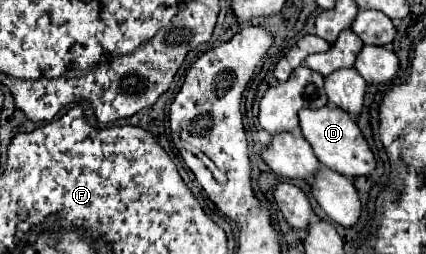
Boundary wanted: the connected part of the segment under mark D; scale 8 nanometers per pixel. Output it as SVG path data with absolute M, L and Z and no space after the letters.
M325 105L321 109L301 109L299 125L301 125L303 137L309 141L317 159L325 167L329 167L341 175L347 175L347 177L369 175L375 169L375 157L373 157L367 141L363 139L361 129L357 127L357 123L353 121L353 117L349 113L343 113L343 109L335 109L329 105Z

